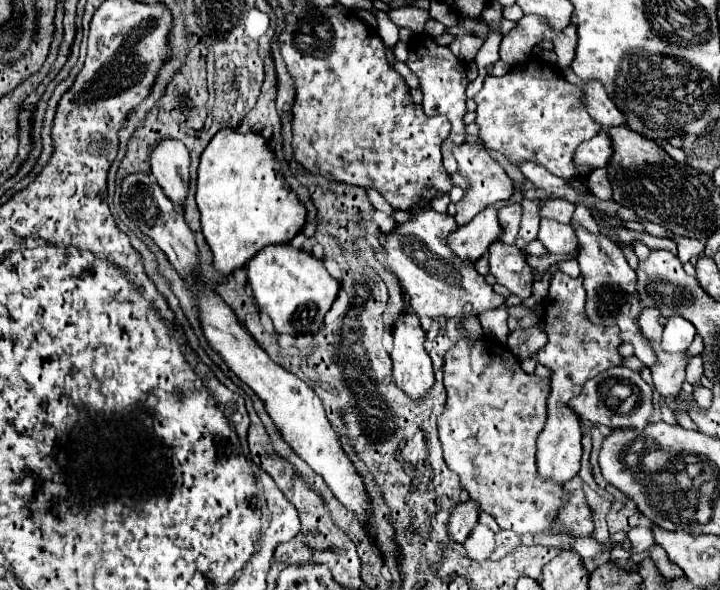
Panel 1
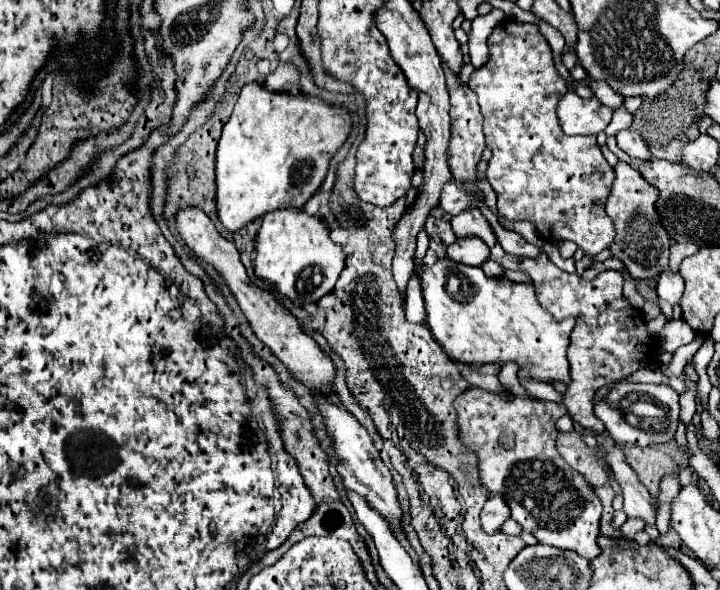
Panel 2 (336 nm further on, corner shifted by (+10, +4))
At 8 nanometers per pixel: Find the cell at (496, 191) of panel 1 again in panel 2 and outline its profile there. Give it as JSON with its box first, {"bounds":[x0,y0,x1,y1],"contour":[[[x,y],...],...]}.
{"bounds":[470,19,614,255],"contour":[[[504,19],[490,33],[488,45],[490,59],[474,73],[470,89],[478,95],[478,105],[484,115],[486,145],[492,151],[486,177],[498,195],[498,215],[502,215],[506,221],[530,221],[548,241],[574,241],[584,249],[586,255],[600,253],[602,249],[610,247],[614,239],[614,225],[604,211],[614,169],[600,153],[596,137],[570,137],[562,131],[556,105],[568,89],[556,71],[548,41],[540,35],[536,25]]]}

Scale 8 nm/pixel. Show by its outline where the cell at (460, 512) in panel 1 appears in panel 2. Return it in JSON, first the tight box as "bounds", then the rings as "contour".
{"bounds":[480,495,510,533],"contour":[[[490,495],[480,513],[480,525],[486,533],[496,533],[500,525],[510,517],[510,509],[500,495]]]}

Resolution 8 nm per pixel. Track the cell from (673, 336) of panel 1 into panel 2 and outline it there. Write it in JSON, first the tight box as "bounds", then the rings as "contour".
{"bounds":[658,271,684,305],"contour":[[[664,271],[658,279],[658,297],[668,301],[670,305],[676,305],[684,293],[684,279],[680,273],[670,273],[670,271]]]}

